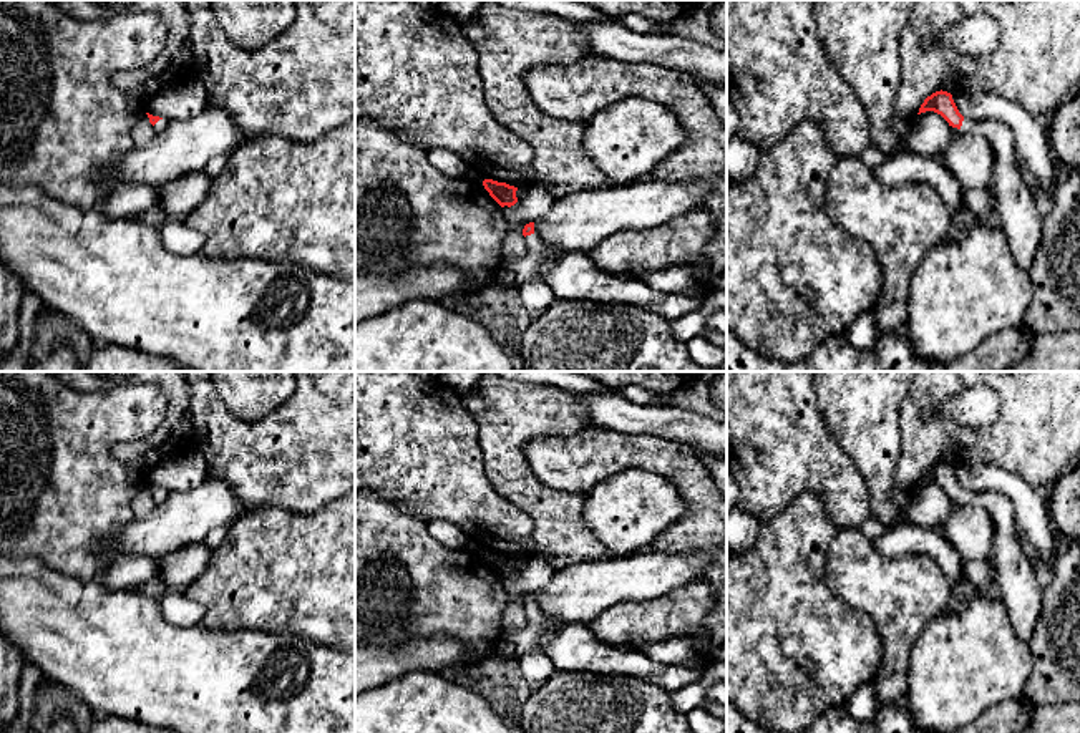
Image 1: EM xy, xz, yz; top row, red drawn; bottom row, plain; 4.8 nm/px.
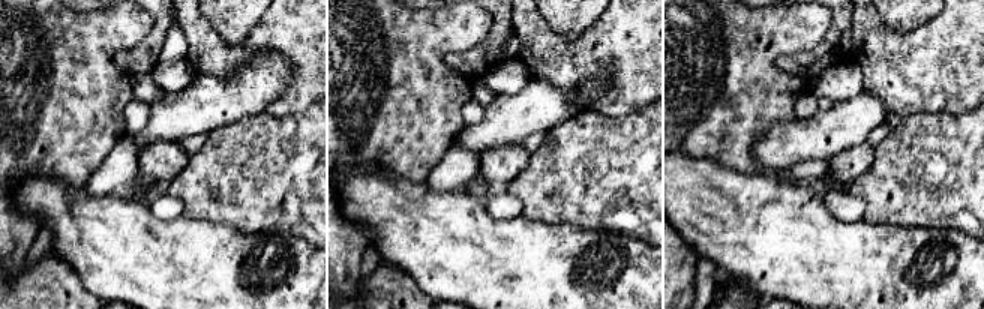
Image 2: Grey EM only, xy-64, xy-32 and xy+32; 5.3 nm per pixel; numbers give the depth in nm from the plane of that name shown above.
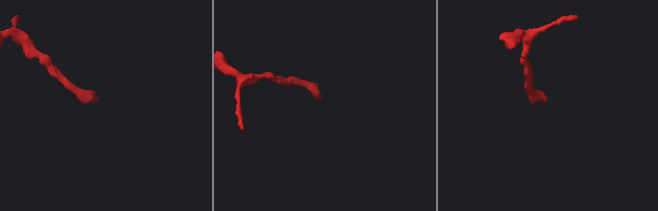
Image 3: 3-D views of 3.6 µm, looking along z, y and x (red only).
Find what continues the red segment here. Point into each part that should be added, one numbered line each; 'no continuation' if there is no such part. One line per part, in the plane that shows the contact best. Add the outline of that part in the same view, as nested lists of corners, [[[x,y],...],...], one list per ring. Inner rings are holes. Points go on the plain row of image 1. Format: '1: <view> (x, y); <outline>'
1: xz (574, 647); [[[536,604],[526,607],[524,615],[528,625],[501,635],[494,655],[519,660],[534,650],[542,650],[556,670],[635,677],[669,693],[702,677],[702,670],[660,663],[637,648],[611,645],[584,624],[566,624],[554,630],[544,622]]]

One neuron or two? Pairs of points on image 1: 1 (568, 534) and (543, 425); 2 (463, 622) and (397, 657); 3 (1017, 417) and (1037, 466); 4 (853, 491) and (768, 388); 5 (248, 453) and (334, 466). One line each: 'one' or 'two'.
1: one
2: two
3: one
4: one
5: one

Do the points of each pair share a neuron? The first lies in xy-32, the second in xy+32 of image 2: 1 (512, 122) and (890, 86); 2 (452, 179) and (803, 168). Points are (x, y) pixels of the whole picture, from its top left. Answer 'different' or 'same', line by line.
1: different
2: same

